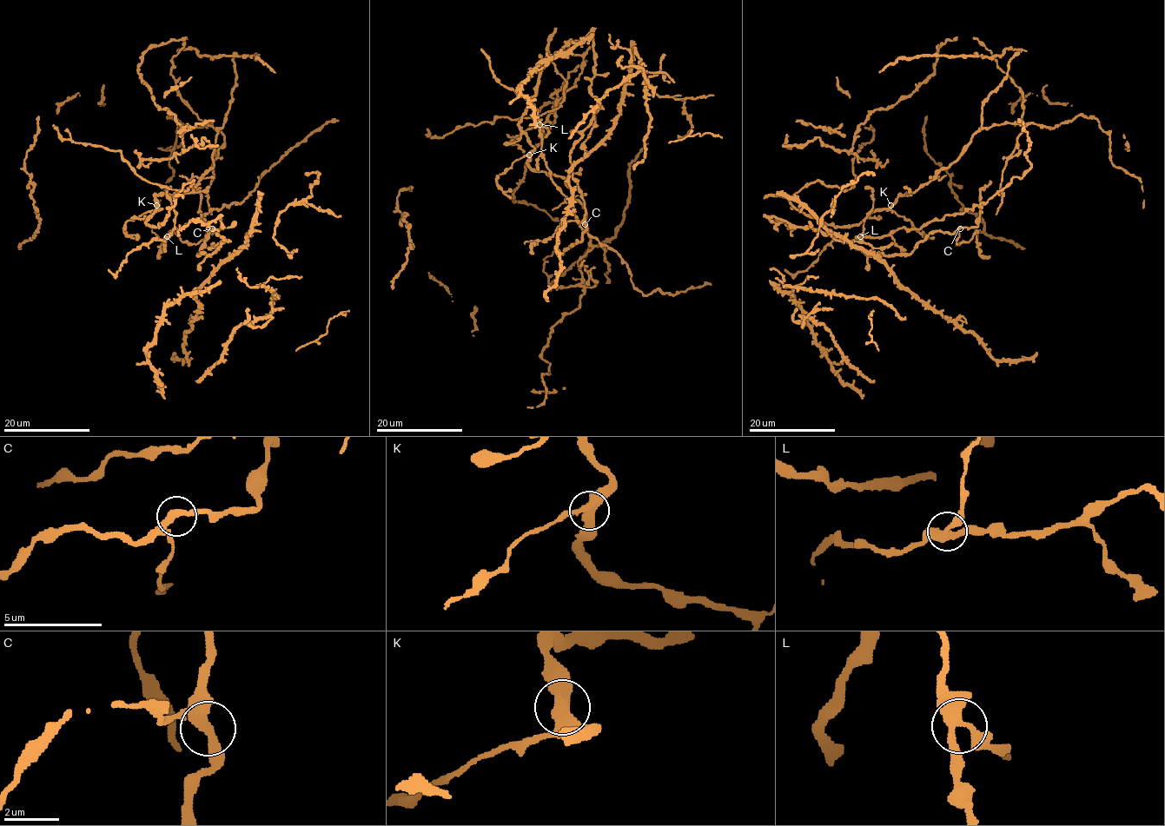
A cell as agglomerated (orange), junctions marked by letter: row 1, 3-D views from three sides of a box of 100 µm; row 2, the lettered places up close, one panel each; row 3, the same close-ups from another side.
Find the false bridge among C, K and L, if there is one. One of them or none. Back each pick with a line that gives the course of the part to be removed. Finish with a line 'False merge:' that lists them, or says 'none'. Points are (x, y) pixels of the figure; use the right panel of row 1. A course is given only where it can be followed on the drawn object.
False merge: K

